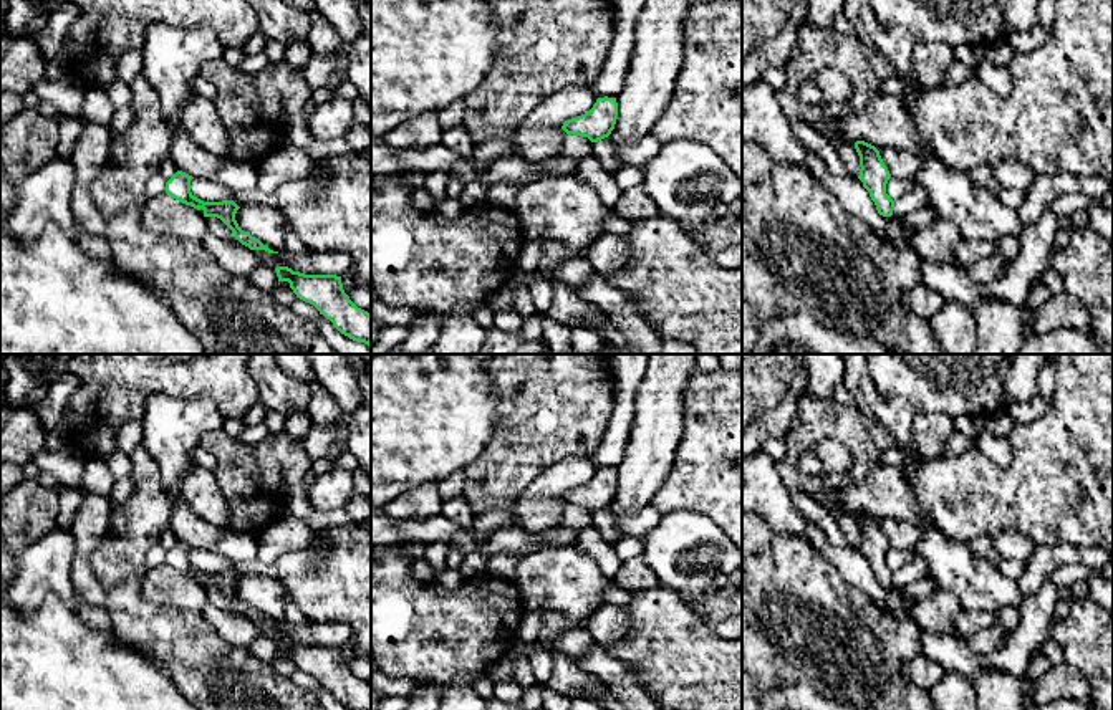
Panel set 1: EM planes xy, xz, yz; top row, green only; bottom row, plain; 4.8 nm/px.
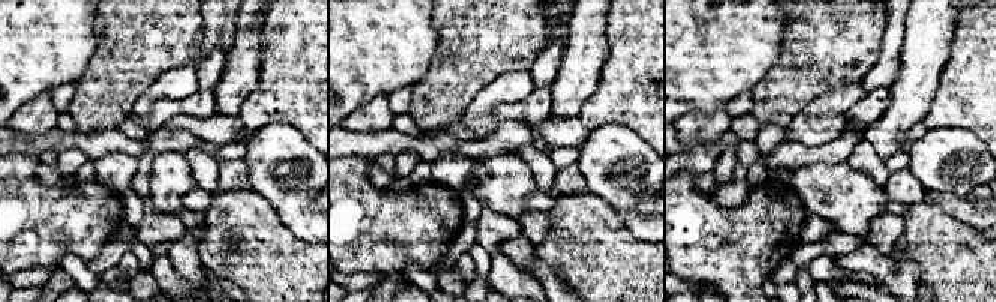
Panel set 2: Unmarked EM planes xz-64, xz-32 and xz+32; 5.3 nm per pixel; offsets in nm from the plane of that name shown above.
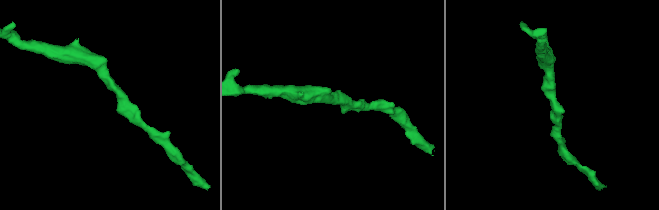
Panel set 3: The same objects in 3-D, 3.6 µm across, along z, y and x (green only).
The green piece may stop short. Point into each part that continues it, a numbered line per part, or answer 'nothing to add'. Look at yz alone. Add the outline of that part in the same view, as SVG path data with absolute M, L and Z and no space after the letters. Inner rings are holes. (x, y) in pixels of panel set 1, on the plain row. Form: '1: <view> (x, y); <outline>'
nothing to add

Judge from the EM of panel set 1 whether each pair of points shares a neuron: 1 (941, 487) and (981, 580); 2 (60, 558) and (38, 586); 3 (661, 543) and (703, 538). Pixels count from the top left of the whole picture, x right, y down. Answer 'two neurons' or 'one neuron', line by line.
1: two neurons
2: one neuron
3: one neuron

